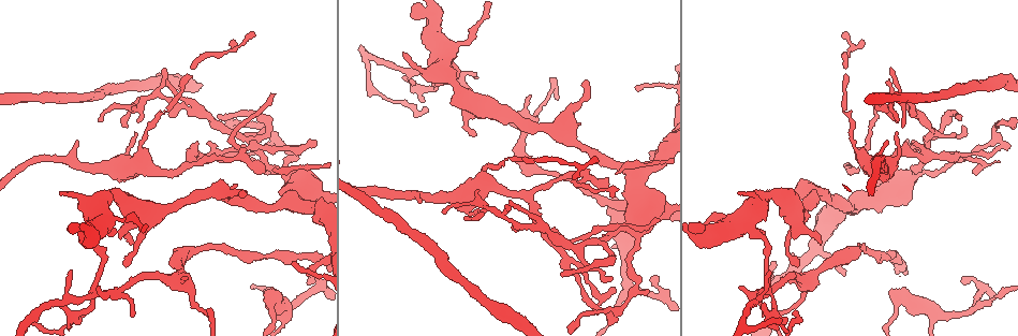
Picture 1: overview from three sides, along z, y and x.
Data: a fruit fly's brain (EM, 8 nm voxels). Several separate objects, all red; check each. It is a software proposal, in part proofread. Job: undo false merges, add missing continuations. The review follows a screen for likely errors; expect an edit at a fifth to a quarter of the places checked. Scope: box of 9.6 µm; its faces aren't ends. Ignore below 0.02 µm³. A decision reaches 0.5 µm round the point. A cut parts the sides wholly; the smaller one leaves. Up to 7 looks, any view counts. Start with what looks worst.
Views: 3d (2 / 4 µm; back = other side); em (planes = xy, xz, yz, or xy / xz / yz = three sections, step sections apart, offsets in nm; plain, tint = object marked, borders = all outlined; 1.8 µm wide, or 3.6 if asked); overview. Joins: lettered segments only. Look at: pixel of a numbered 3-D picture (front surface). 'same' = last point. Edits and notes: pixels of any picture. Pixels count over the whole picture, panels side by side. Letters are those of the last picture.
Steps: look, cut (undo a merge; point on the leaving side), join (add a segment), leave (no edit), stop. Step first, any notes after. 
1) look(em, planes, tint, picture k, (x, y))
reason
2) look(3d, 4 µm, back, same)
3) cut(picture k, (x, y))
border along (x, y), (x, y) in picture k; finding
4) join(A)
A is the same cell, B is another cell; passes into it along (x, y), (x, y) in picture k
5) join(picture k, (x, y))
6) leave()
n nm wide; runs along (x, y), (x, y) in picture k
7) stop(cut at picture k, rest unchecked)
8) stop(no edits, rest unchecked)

look(3d, 4 µm, picture 1, (95, 293))
sharp bend

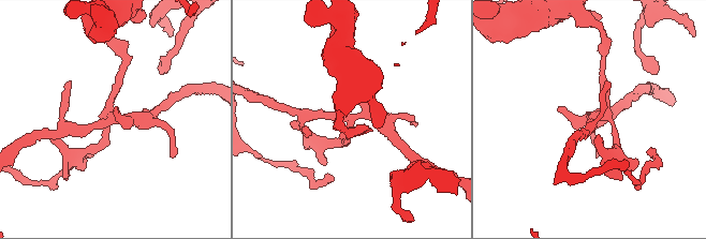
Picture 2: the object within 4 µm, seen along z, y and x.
look(em, xz, step 8, tint, picture 2, (348, 119))
now the EM

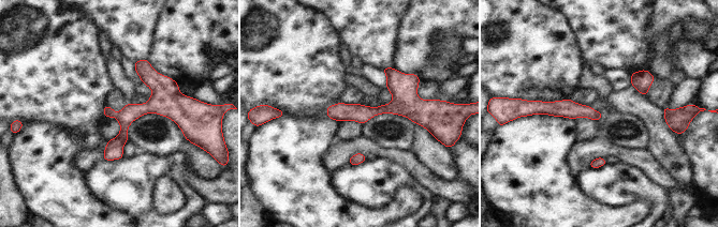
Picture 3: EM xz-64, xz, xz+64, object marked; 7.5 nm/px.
look(em, planes, borders, same)
cut it another way

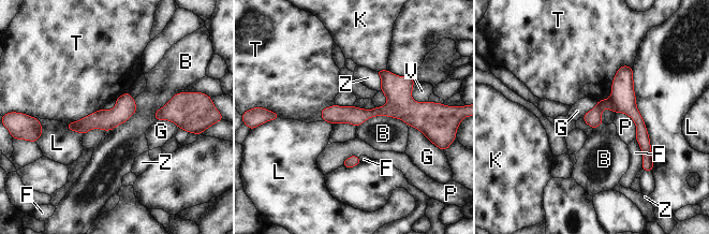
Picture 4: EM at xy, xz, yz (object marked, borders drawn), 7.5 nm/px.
cut(picture 4, (593, 118))
130 nm wide; B, F, G, K, L, P, T, V and Z are other cells; border along (610, 97), (618, 111) in picture 4; two cells meet here

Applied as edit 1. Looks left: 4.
look(em, xy, step 8, tint, picture 1, (403, 52))
thin end

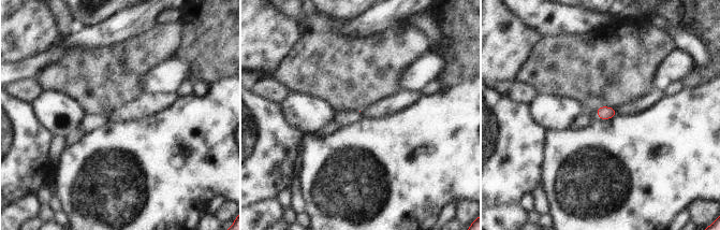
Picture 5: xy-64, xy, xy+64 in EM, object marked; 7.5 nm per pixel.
look(em, xy, step 8, borders, same)
what lies round it

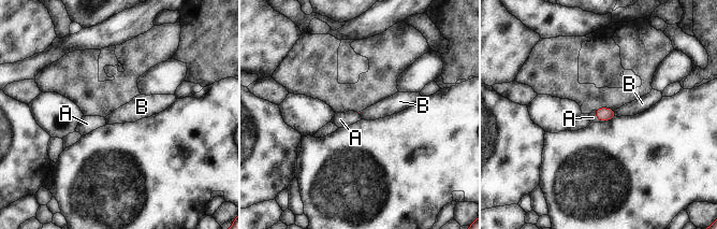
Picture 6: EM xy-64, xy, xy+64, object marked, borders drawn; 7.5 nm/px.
join(A)
A is the same cell, B is another cell; passes into it along (604, 114), (598, 118), (593, 117) in picture 6; the cell continues

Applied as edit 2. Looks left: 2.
stop(cut at picture 4, join at picture 6, rest unchecked)

